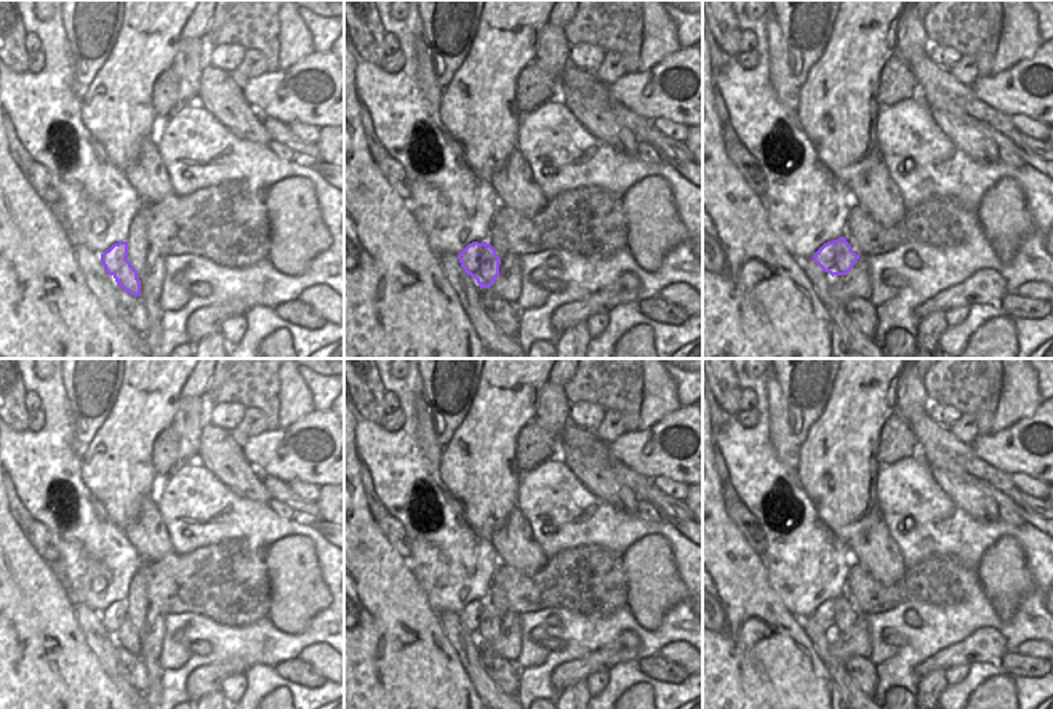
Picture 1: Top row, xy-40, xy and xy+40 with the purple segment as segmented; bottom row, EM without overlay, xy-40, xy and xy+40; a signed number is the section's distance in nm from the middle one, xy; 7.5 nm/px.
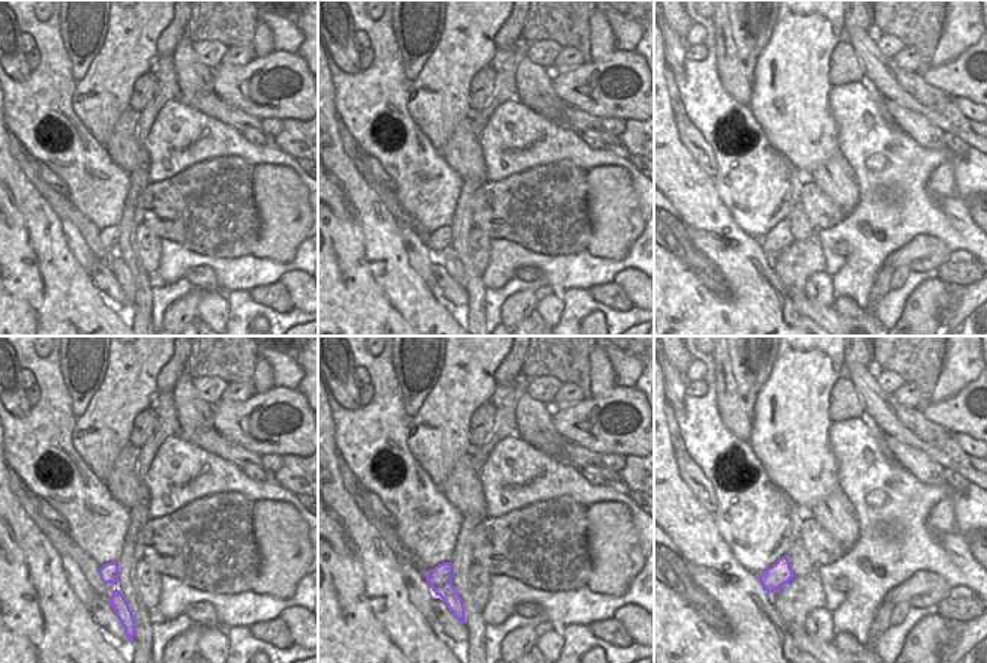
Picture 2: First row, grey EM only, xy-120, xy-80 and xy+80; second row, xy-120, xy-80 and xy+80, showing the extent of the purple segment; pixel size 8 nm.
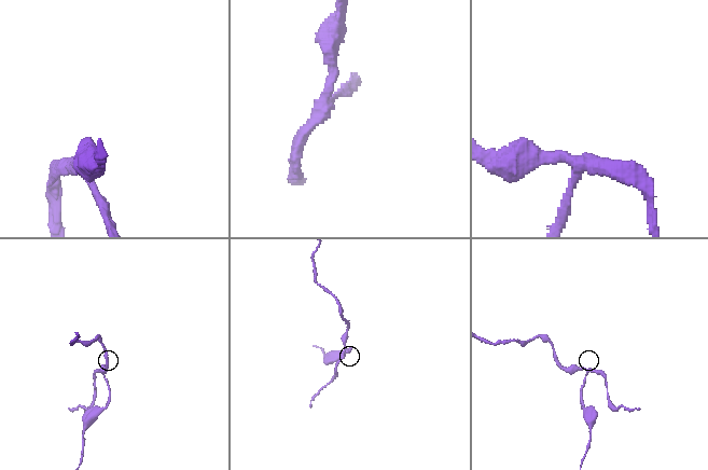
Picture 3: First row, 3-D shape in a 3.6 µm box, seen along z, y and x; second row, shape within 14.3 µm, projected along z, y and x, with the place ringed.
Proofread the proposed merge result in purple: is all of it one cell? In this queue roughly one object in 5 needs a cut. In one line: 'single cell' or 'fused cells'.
fused cells

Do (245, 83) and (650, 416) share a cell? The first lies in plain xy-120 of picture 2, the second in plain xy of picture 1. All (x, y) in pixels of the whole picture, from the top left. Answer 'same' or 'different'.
different

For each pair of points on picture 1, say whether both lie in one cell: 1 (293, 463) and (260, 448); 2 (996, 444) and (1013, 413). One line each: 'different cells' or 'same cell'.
1: same cell
2: different cells

